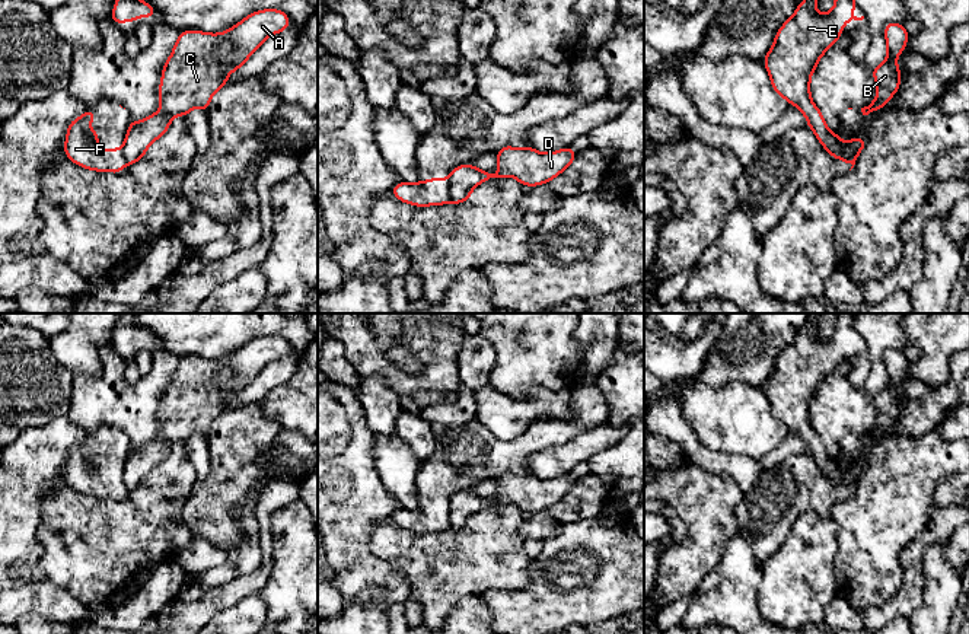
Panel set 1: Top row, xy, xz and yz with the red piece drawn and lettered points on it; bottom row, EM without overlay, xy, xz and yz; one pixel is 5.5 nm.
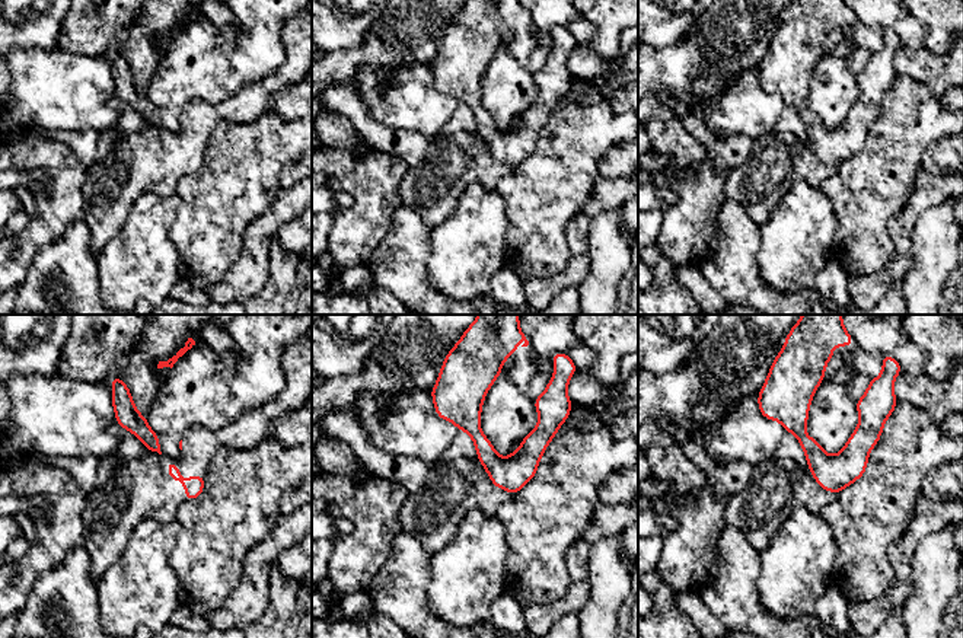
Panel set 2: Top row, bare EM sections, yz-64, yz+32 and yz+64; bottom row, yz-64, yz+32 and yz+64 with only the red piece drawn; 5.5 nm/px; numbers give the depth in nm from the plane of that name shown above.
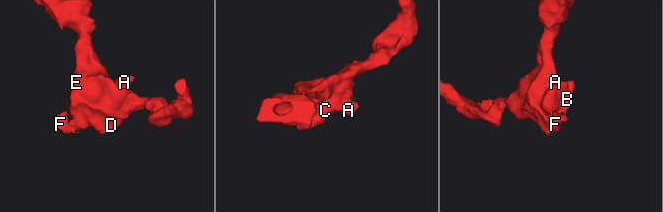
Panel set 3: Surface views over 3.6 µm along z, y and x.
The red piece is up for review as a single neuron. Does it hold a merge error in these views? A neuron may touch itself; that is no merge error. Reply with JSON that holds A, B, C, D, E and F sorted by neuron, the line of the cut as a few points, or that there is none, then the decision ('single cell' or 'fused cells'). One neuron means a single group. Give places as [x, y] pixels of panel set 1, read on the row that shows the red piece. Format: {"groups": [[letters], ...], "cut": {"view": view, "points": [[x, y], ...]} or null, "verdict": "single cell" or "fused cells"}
{"groups": [["A", "B", "C", "D", "E"], ["F"]], "cut": {"view": "xz", "points": [[446, 179], [450, 188], [450, 200]]}, "verdict": "fused cells"}

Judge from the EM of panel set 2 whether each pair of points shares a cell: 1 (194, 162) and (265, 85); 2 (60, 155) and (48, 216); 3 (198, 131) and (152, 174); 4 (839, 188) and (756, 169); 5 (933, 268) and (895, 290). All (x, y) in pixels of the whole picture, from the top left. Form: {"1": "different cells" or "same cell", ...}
{"1": "same cell", "2": "same cell", "3": "same cell", "4": "different cells", "5": "different cells"}

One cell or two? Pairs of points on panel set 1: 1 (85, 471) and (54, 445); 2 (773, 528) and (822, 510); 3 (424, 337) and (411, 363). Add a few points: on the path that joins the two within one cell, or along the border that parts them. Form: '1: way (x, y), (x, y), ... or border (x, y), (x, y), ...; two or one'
1: border (88, 436), (69, 451), (63, 477); two
2: way (784, 516), (794, 506), (810, 506); one
3: border (382, 351), (404, 370), (423, 373); two

